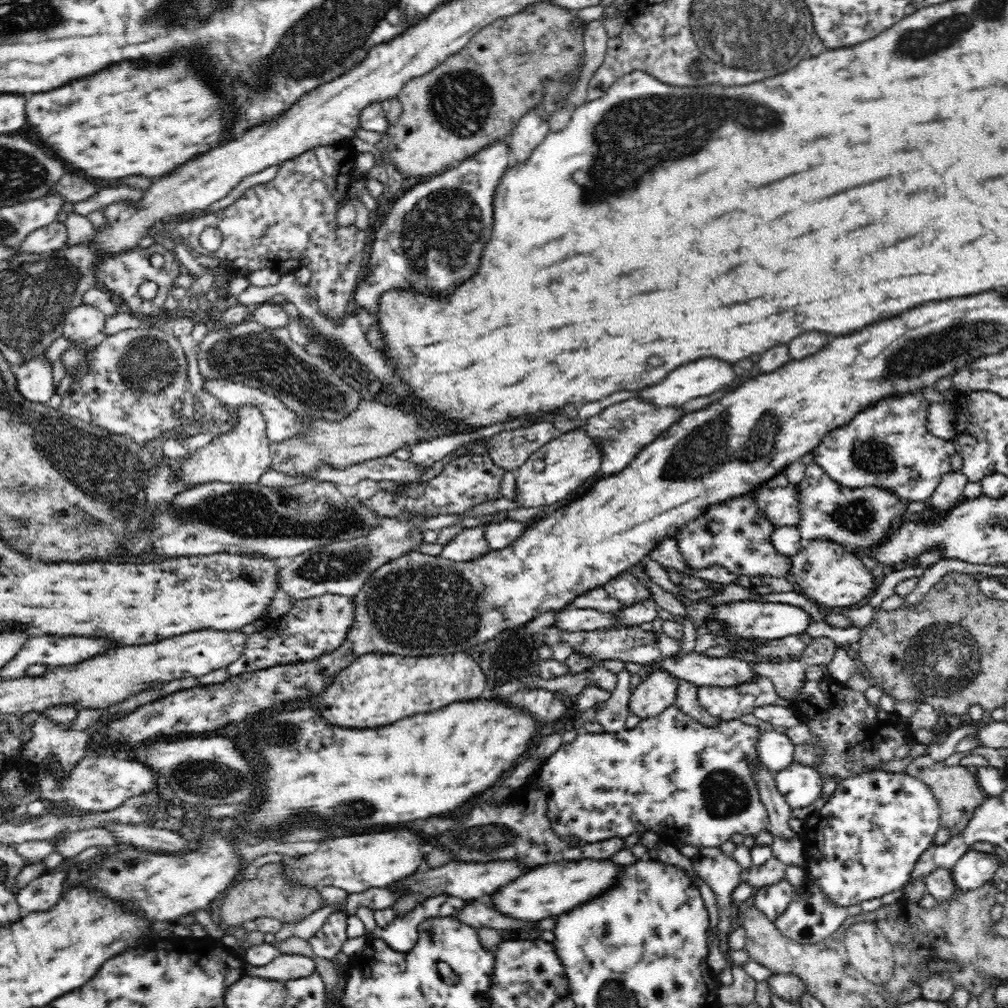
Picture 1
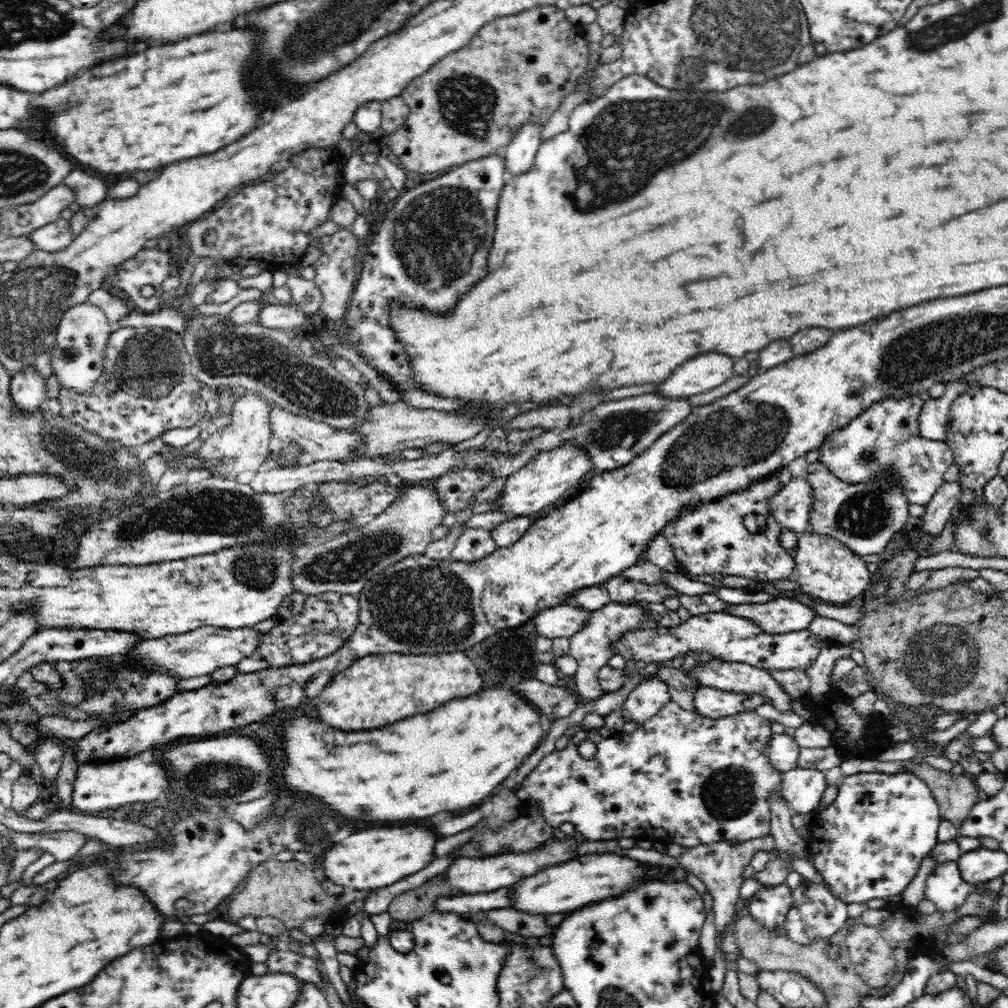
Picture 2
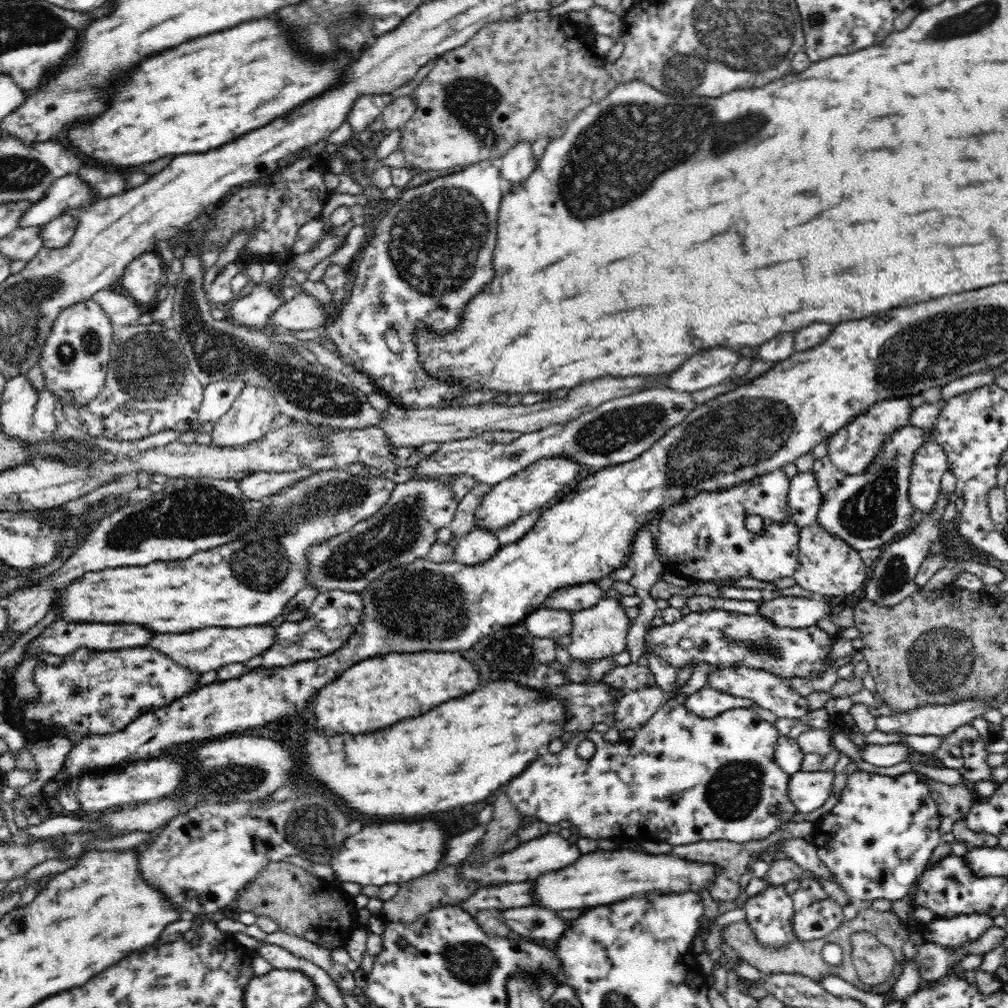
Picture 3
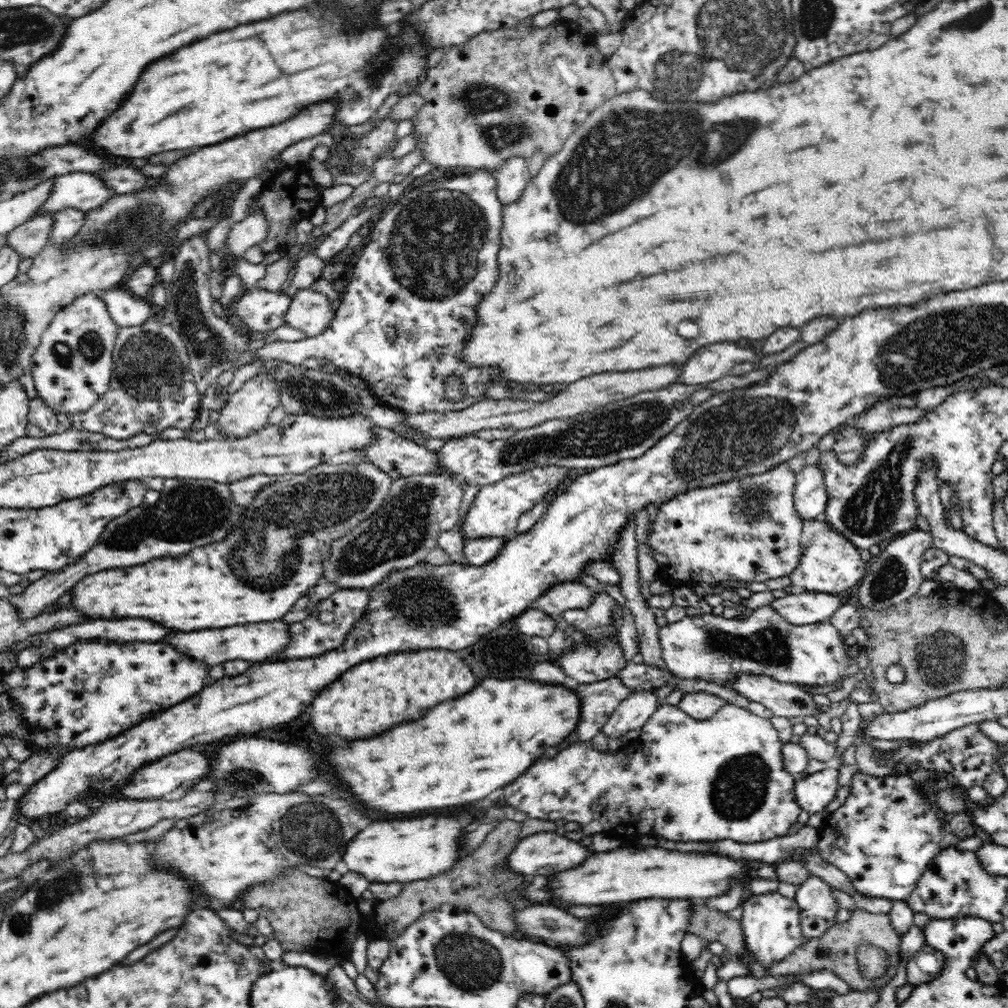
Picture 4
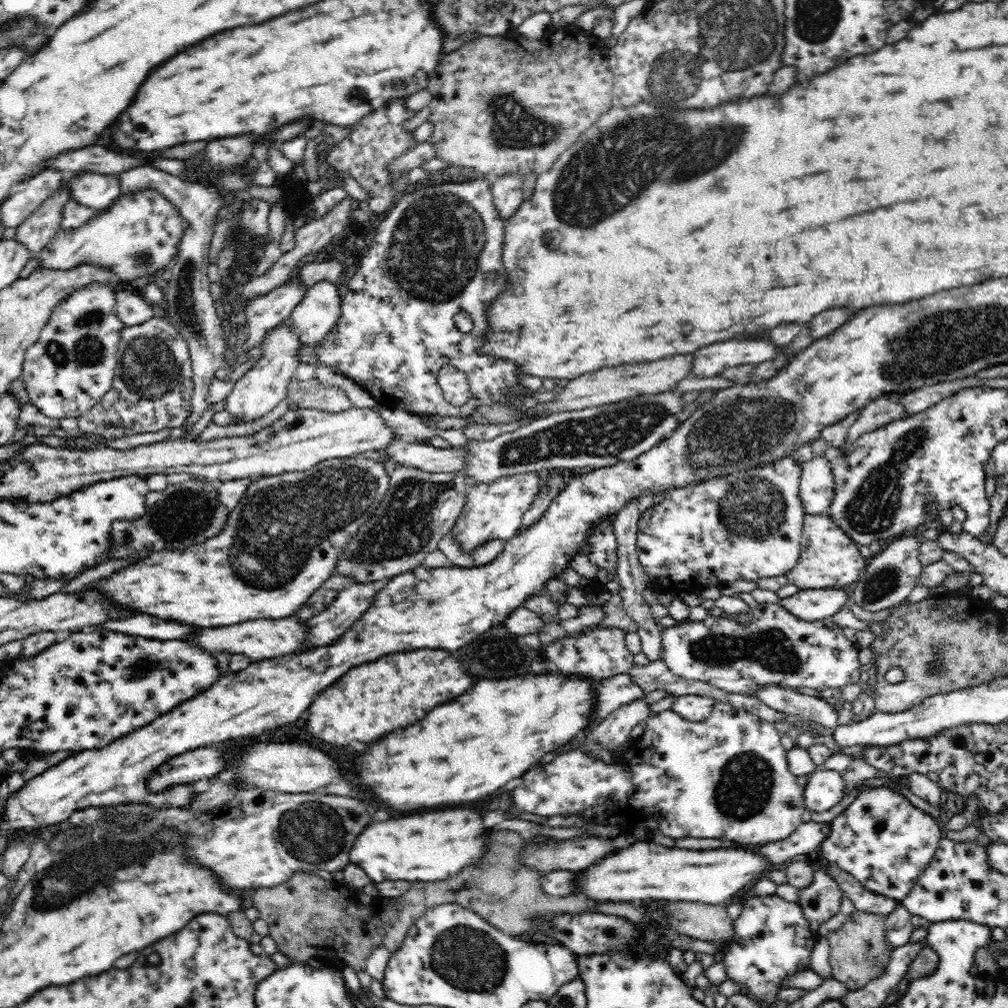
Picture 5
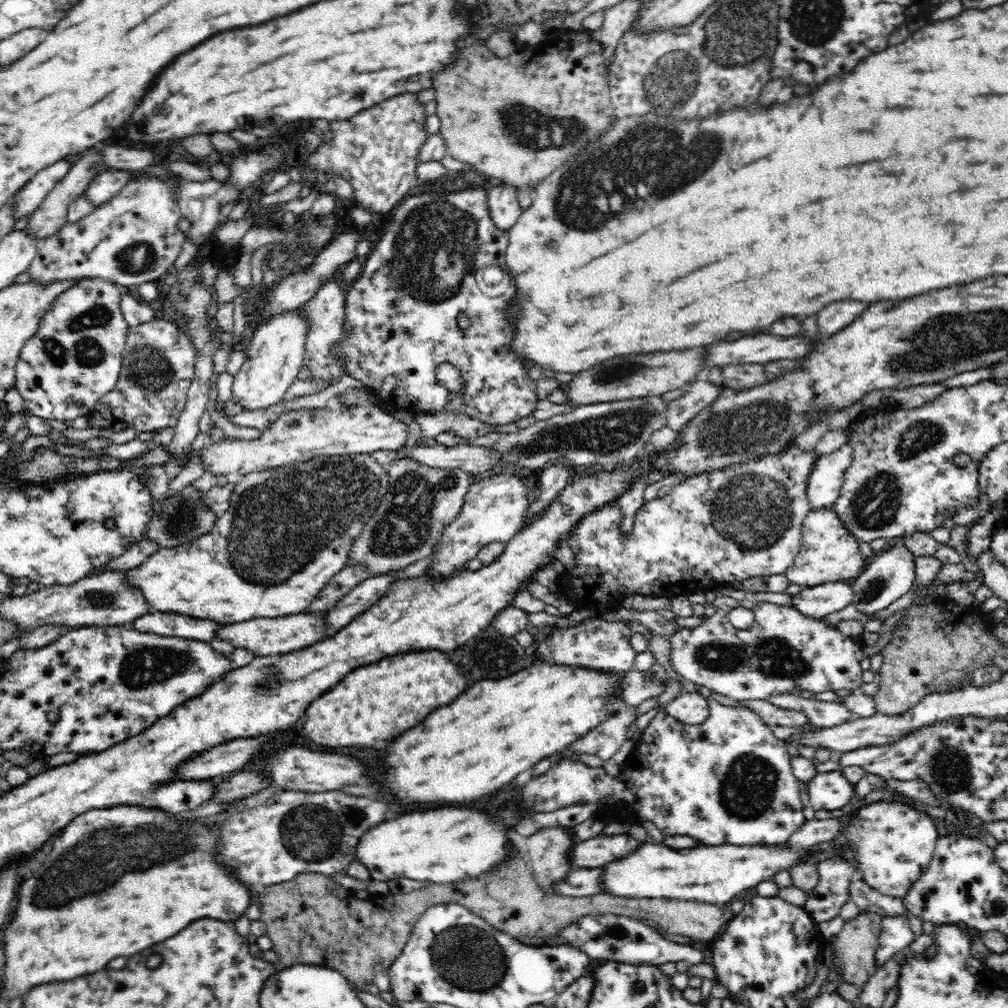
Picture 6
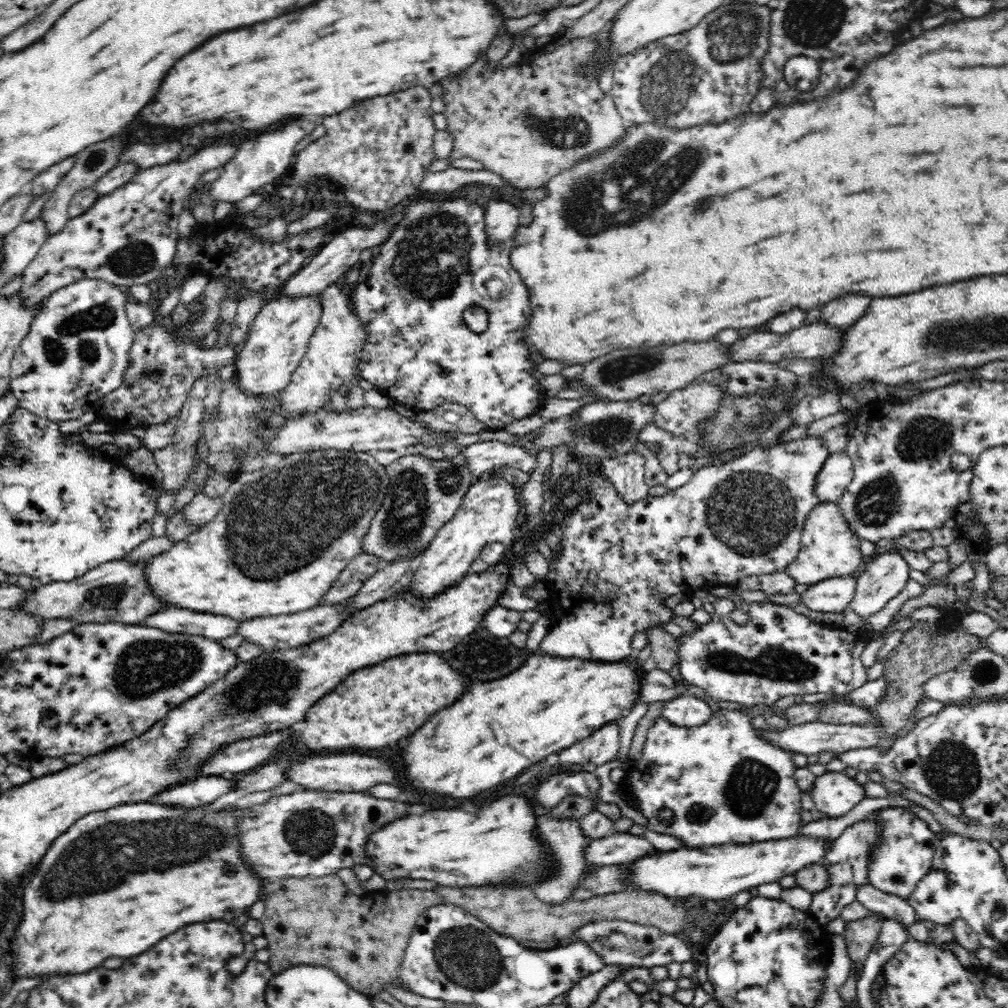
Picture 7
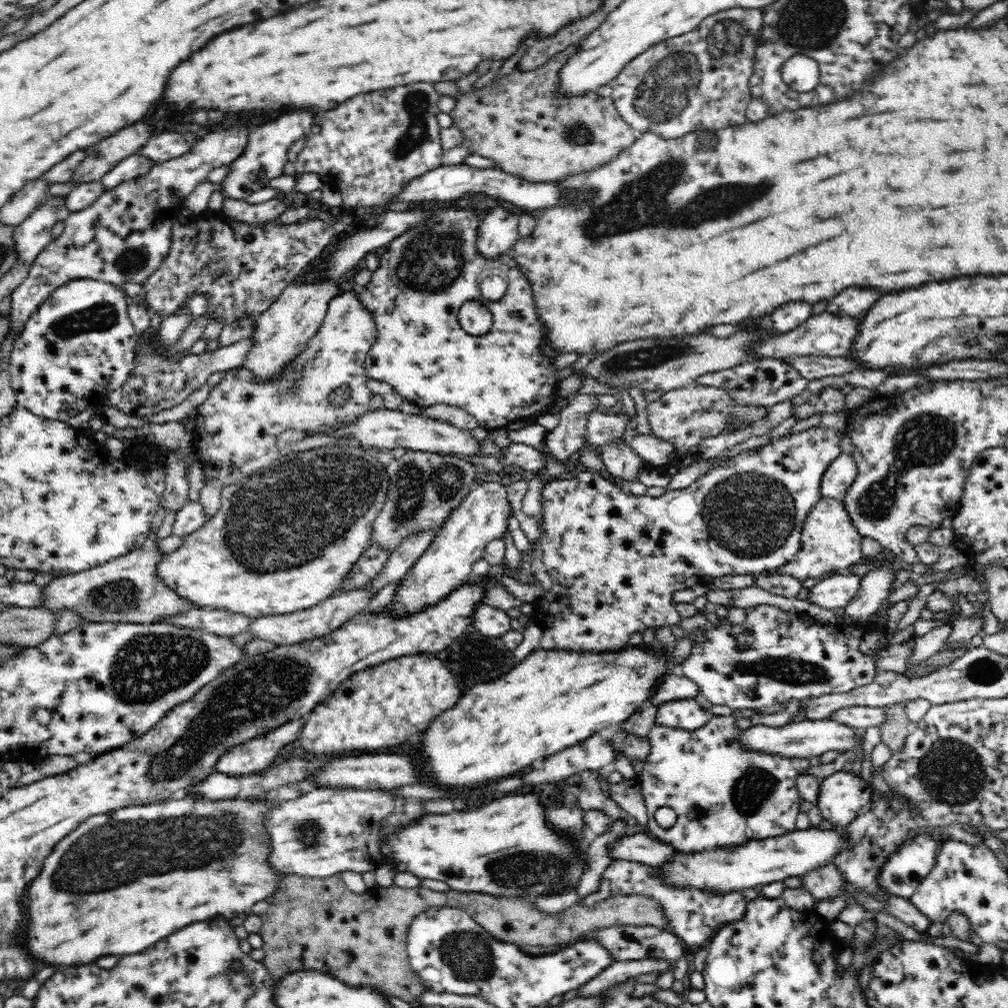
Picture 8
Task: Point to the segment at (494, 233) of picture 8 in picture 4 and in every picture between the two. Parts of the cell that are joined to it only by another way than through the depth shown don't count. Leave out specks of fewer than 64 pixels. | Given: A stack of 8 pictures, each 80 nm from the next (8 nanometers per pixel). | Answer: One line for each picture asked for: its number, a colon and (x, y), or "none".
4: (512, 177)
5: (506, 191)
6: (504, 210)
7: (501, 218)

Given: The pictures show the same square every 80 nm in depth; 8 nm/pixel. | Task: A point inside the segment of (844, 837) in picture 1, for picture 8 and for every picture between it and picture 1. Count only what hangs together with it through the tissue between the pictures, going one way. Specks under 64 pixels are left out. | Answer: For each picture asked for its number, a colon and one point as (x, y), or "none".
2: (869, 843)
3: (878, 840)
4: (883, 837)
5: (884, 841)
6: (893, 843)
7: (905, 855)
8: (902, 873)

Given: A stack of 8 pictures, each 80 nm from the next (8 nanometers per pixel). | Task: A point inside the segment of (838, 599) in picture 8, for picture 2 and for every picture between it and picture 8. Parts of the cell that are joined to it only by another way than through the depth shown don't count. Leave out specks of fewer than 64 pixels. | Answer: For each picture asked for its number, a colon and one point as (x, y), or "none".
2: (781, 614)
3: (791, 611)
4: (801, 607)
5: (813, 604)
6: (816, 601)
7: (834, 594)

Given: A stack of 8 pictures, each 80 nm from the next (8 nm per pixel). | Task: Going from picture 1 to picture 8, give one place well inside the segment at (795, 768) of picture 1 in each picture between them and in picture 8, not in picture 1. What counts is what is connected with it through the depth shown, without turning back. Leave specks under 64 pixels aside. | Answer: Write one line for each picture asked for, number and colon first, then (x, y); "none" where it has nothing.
2: (803, 789)
3: (808, 791)
4: (814, 792)
5: (825, 788)
6: (829, 791)
7: (835, 794)
8: (843, 796)

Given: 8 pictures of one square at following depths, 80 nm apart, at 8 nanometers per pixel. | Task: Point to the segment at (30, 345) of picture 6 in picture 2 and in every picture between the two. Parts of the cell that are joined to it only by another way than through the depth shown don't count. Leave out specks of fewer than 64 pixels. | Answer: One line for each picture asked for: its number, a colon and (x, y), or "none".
2: (77, 358)
3: (75, 359)
4: (71, 367)
5: (72, 365)

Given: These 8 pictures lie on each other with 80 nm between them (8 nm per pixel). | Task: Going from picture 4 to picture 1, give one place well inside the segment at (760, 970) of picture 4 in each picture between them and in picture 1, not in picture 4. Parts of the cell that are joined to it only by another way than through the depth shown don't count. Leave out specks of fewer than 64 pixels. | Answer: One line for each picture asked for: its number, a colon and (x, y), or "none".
1: (773, 900)
2: (769, 906)
3: (770, 915)

